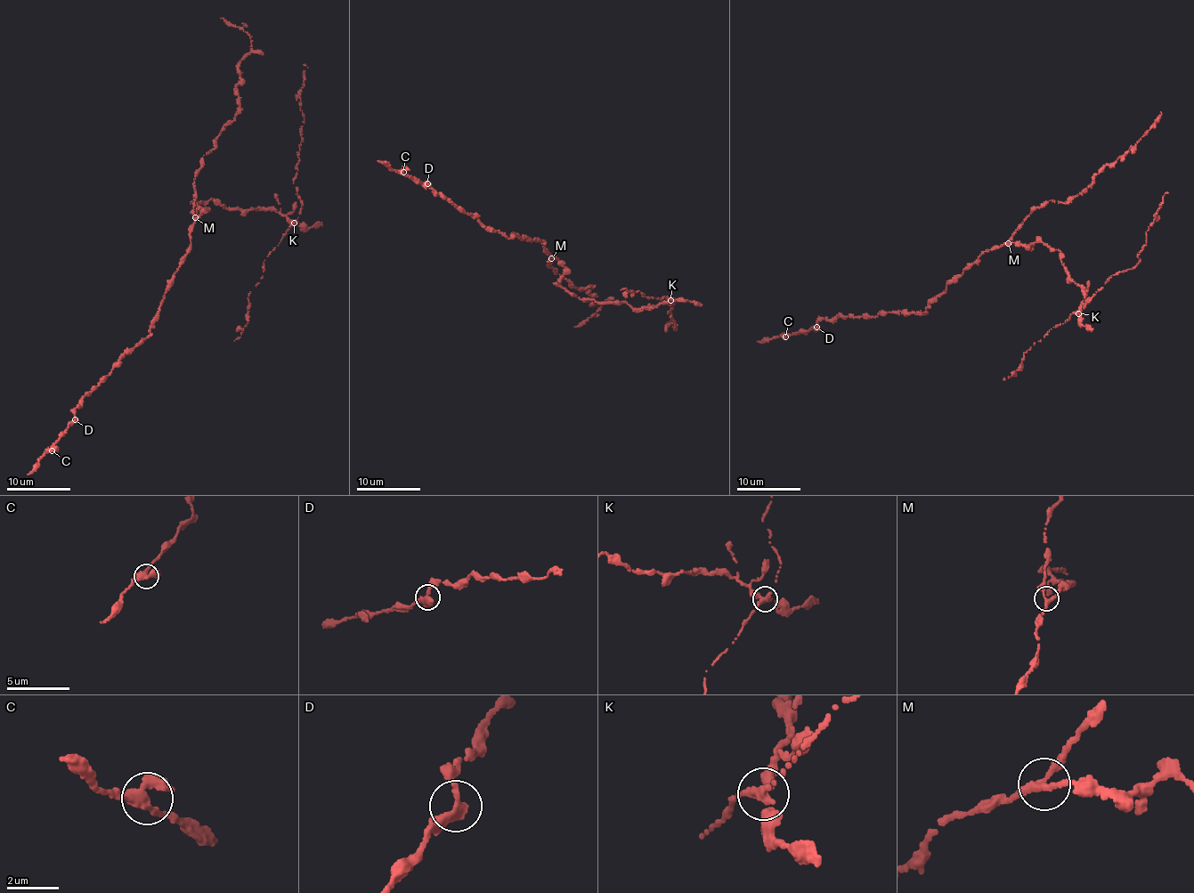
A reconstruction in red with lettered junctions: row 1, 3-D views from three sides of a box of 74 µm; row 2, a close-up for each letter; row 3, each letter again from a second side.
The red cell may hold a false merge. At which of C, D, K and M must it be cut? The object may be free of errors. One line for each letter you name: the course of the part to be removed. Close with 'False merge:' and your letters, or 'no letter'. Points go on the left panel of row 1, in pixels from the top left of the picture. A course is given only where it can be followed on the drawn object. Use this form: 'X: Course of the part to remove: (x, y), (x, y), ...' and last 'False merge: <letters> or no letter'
K: Course of the part to remove: (294, 223), (302, 205), (293, 182), (298, 170), (303, 126), (300, 96), (308, 68), (304, 64)
False merge: K

